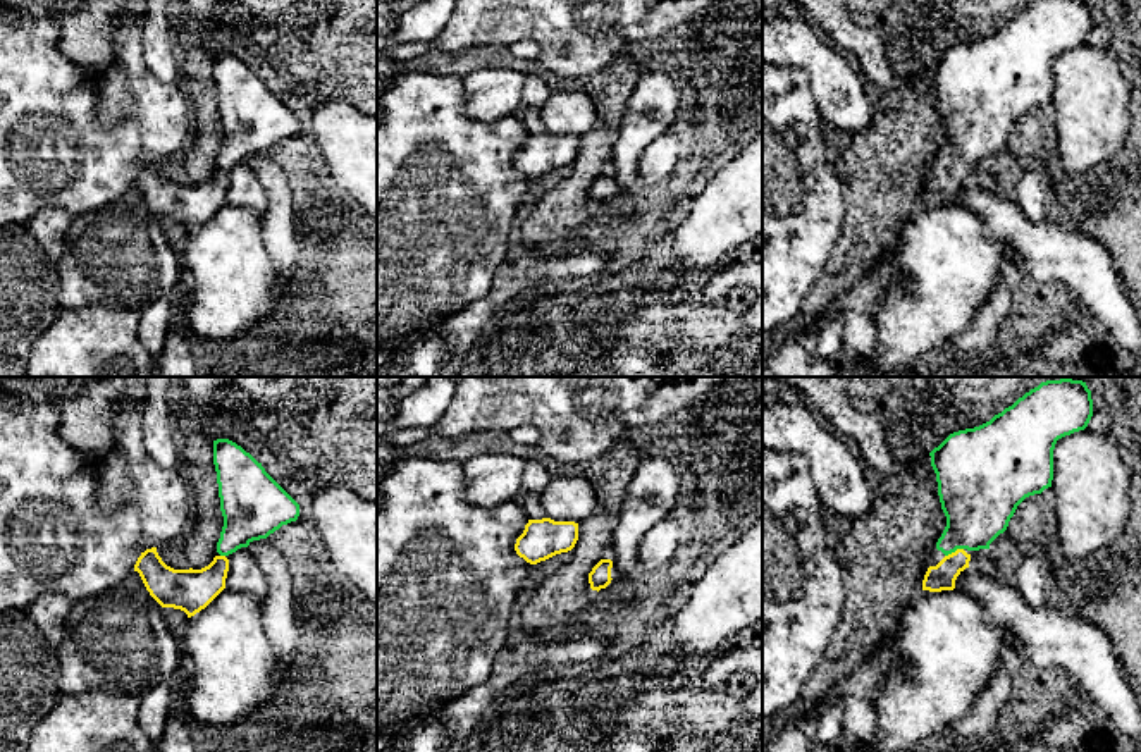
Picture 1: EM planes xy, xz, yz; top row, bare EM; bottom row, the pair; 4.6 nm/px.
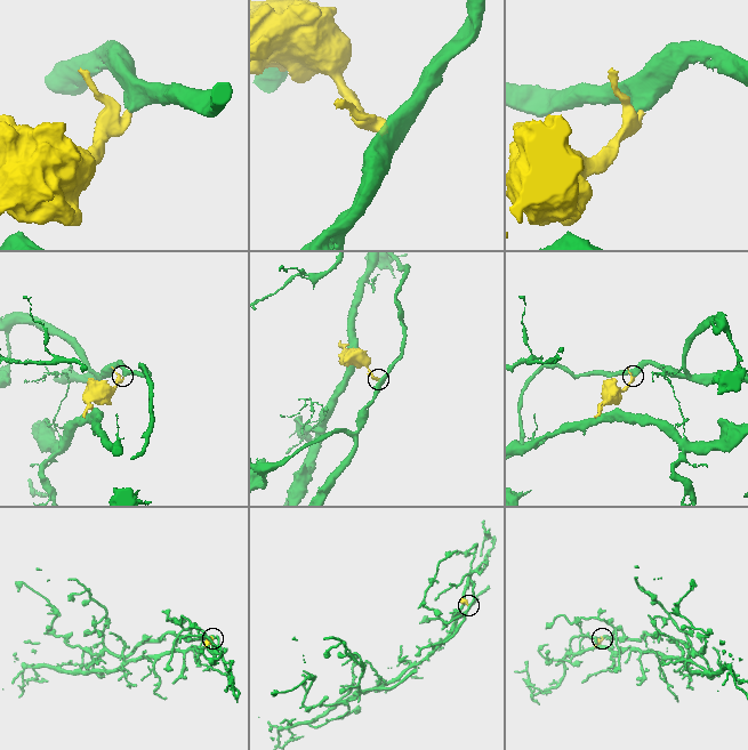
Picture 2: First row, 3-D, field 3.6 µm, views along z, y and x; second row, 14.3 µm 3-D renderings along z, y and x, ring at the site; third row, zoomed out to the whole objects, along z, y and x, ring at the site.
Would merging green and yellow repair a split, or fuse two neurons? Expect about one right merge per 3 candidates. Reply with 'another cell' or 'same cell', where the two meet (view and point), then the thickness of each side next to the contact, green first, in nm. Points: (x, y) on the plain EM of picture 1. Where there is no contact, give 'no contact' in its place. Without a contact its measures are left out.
same cell | yz (954, 166) | 320/130 nm

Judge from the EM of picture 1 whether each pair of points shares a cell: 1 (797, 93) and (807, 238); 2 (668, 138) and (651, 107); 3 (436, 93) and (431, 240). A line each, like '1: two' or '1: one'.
1: one
2: two
3: one

